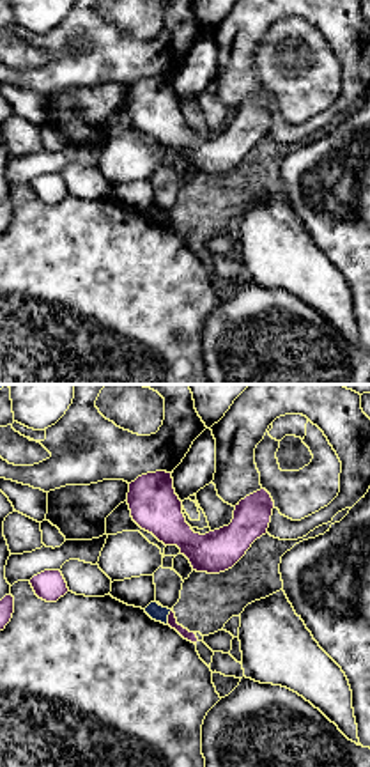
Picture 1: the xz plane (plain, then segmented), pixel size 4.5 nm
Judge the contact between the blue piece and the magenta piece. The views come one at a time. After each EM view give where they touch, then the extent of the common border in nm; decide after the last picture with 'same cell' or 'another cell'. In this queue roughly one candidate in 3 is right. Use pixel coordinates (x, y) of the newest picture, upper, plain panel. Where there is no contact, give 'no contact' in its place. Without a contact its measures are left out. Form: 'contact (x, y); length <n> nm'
contact (167, 220); length 80 nm

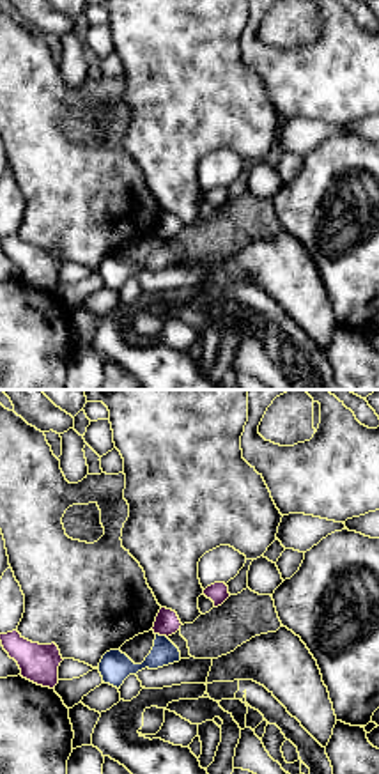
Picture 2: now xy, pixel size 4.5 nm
contact (162, 239); length 60 nm

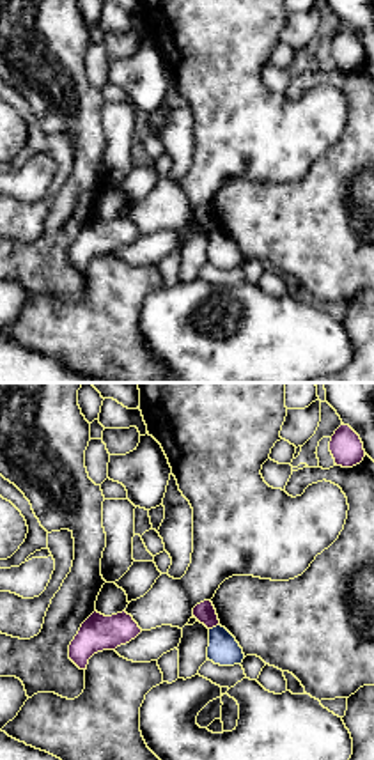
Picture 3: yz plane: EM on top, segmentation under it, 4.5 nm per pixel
contact (213, 231); length 50 nm

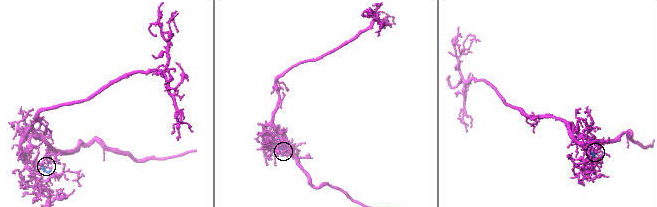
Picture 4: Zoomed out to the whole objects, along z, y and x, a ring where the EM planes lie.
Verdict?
another cell

